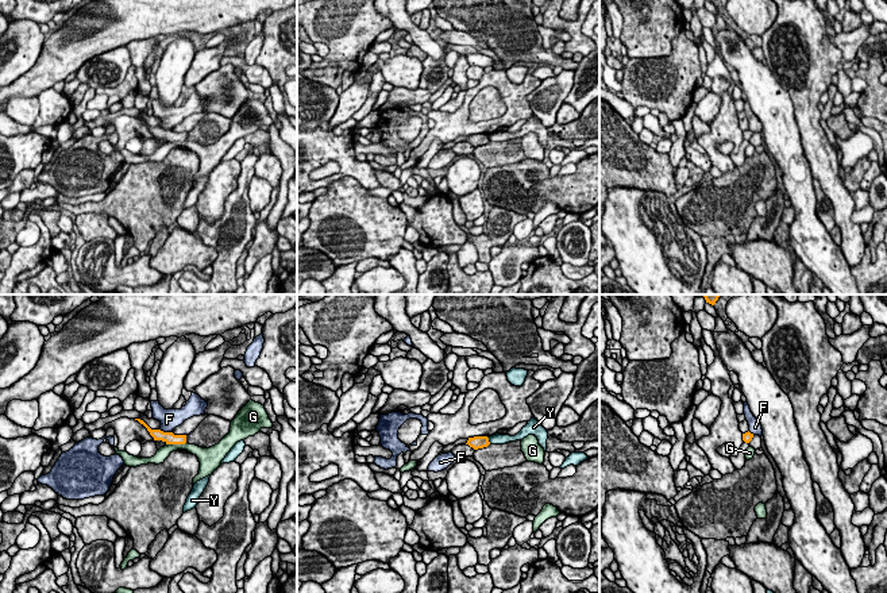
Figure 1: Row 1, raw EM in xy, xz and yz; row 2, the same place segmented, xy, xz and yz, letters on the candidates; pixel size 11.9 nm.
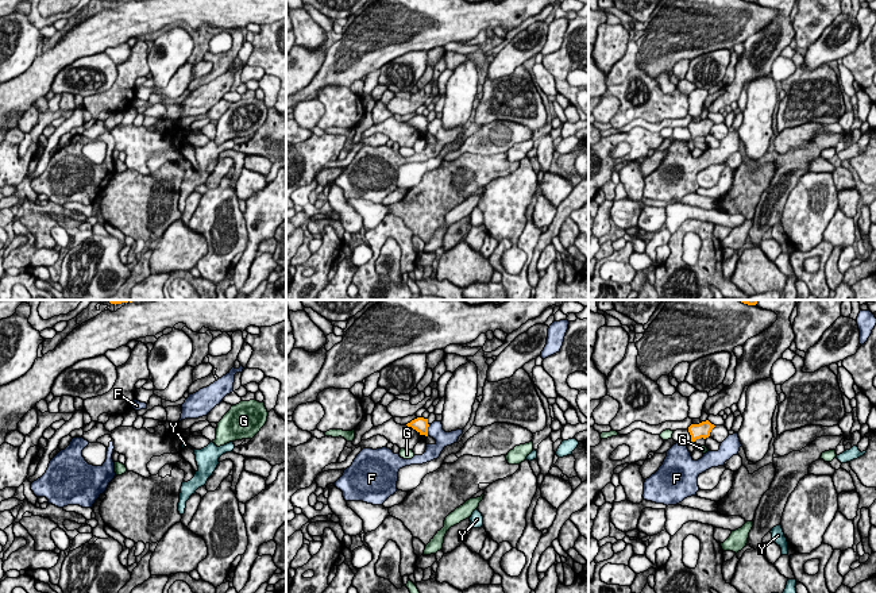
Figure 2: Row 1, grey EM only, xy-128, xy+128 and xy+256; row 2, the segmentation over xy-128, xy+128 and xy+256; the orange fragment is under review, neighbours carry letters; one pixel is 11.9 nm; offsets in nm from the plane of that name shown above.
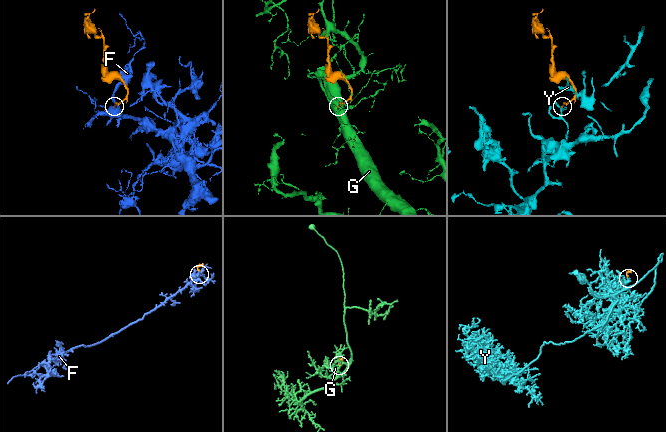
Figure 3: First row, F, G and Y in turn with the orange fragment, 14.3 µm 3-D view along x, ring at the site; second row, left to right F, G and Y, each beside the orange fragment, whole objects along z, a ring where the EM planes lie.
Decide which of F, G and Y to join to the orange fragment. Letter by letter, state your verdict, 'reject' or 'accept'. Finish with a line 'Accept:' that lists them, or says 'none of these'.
F: reject
G: reject
Y: reject
Accept: none of these

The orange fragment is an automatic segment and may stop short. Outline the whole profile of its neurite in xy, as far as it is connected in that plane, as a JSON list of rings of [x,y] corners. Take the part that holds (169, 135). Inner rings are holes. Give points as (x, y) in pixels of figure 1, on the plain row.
[[[135,116],[140,122],[143,122],[150,132],[154,135],[154,138],[162,138],[166,142],[185,142],[186,140],[186,132],[174,132],[173,130],[163,130],[161,127],[151,127],[143,118]]]

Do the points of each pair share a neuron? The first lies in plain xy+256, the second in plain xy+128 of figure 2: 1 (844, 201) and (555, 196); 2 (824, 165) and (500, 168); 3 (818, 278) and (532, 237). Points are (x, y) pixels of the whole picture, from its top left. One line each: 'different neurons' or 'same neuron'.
1: same neuron
2: same neuron
3: same neuron

